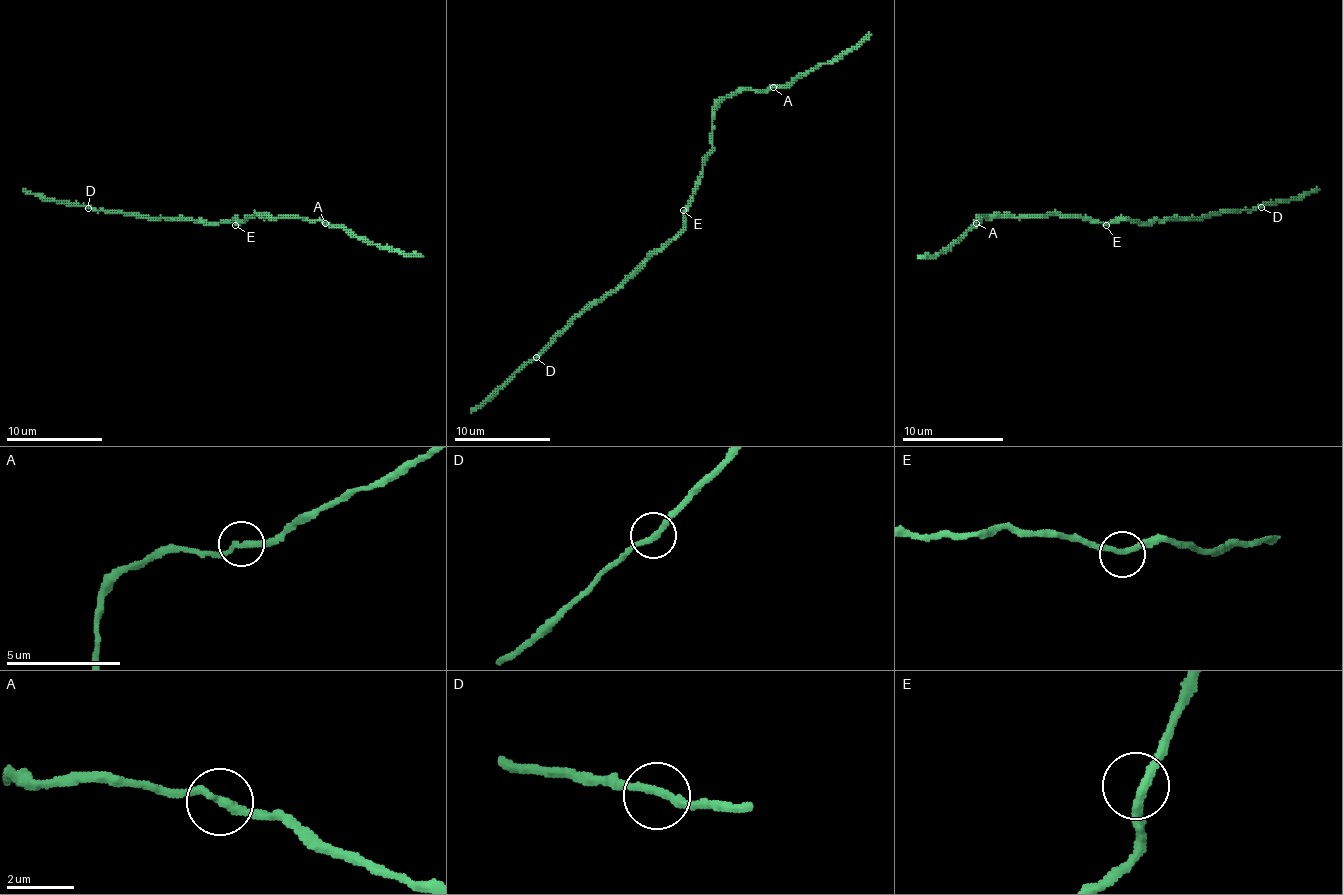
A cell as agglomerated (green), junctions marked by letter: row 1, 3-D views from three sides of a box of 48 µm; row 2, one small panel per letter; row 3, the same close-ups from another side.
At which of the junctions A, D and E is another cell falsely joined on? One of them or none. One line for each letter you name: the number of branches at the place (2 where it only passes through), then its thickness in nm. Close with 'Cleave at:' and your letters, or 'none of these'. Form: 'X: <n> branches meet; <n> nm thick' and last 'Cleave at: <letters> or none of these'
Cleave at: none of these

